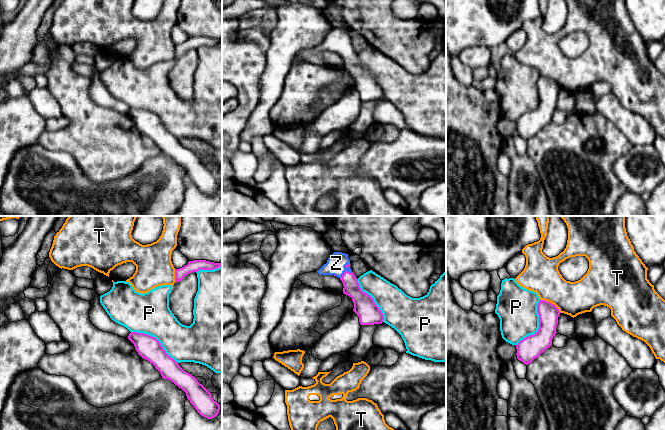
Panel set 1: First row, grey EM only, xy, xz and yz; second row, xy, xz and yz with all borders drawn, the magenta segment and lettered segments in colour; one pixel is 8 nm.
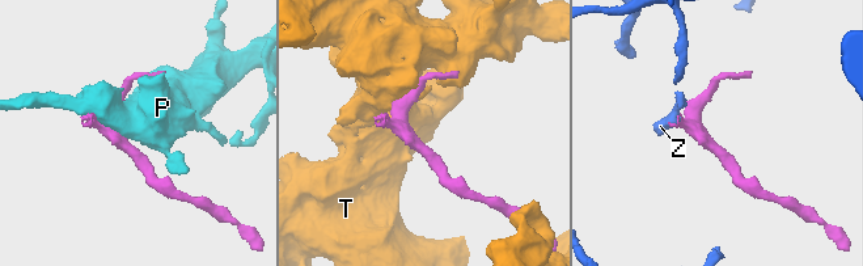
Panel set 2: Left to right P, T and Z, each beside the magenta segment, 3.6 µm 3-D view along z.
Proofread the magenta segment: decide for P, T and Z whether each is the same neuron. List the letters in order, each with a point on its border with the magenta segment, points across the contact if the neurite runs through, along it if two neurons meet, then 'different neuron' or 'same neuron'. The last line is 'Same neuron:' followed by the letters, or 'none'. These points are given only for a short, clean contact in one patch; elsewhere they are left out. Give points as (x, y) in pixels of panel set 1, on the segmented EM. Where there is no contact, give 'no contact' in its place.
P: yz (539, 326) | different neuron
T: yz (551, 303) | different neuron
Z: xz (345, 271) | across xz (351, 288), (345, 271), (336, 263) | same neuron
Same neuron: Z

